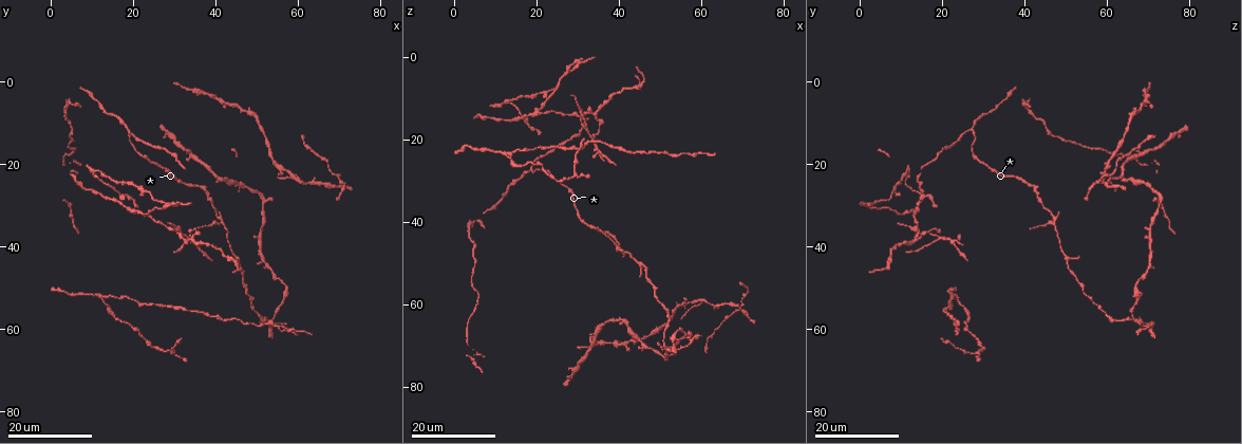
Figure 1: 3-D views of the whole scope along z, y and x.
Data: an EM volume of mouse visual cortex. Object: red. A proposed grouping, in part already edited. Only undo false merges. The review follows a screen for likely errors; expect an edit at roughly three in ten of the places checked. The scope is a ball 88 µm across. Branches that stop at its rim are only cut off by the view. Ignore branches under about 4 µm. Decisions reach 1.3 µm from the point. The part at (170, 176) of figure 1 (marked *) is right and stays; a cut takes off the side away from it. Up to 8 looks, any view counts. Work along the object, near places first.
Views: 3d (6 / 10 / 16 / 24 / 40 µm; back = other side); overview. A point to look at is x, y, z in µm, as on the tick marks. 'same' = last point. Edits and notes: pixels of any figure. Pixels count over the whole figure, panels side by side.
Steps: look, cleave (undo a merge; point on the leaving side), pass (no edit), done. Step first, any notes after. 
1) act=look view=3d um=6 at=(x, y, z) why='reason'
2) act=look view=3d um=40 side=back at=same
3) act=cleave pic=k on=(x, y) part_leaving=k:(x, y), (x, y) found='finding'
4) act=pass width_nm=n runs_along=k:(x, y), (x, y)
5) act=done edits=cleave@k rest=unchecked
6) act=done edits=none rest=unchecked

act=look view=3d um=24 at=(30.0, 37.0, 14.5) why='four-way junction'

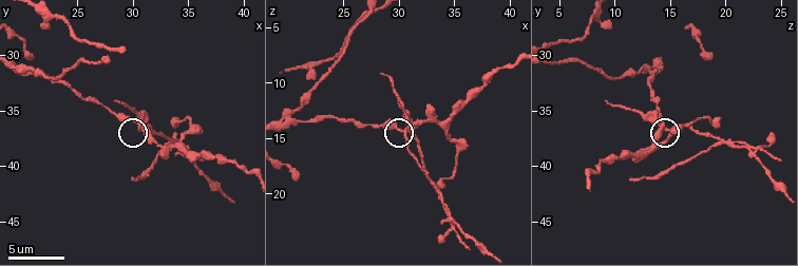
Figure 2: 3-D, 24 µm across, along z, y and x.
act=look view=3d um=10 at=(30.6, 36.8, 14.4)

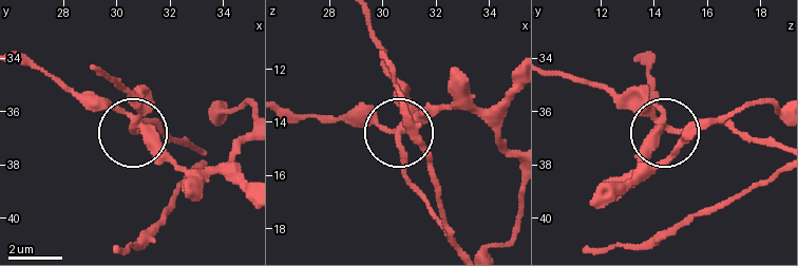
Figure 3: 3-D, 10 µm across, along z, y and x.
act=cleave pic=3 on=(641, 92) found='a second neuron is stuck on'

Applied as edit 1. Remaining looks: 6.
act=look view=3d um=24 at=(18.5, 11.5, 26.5) why='three arms meet'

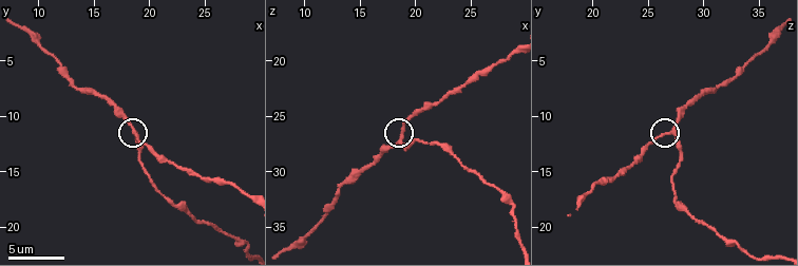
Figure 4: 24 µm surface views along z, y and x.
act=look view=3d um=10 at=(18.6, 11.6, 27.2)

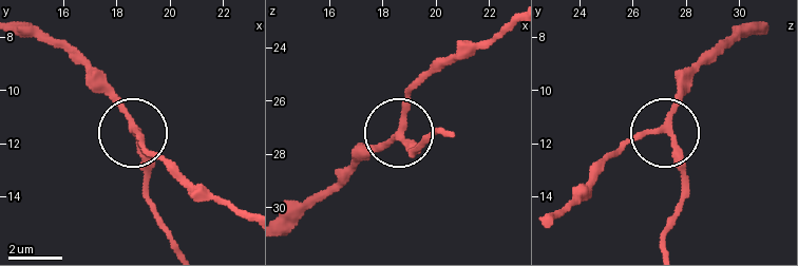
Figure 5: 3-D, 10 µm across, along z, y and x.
act=pass found='one neuron here'

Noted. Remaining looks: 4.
act=look view=3d um=24 at=(70.0, 24.0, 58.5)

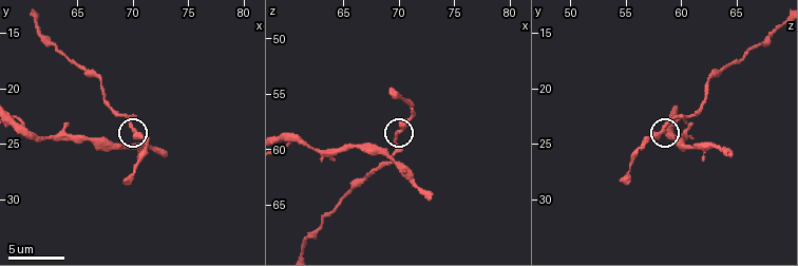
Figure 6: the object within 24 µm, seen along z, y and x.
act=look view=3d um=6 at=(69.8, 23.4, 58.2)

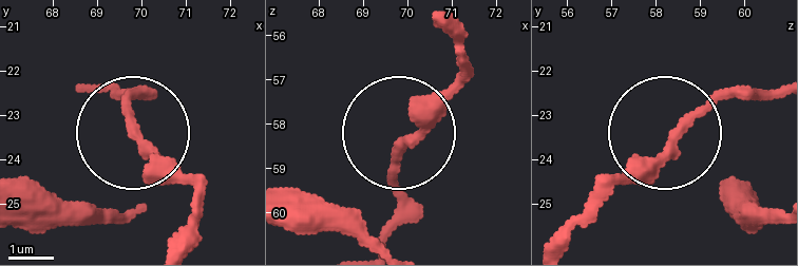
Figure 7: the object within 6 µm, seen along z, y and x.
act=pass found='all the same neuron'

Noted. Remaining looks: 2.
act=look view=3d um=24 at=(41.5, 33.5, 47.0) why='small branch off a trunk'

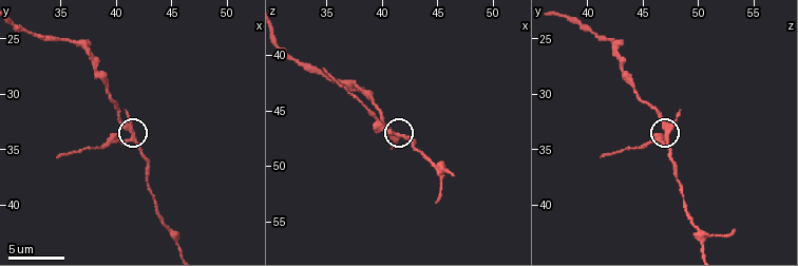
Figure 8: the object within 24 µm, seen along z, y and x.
act=look view=3d um=6 at=(41.4, 34.0, 47.4)

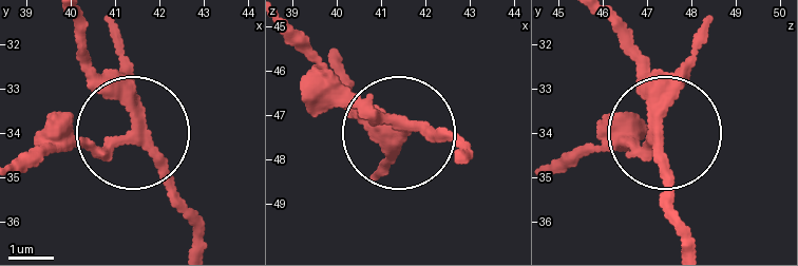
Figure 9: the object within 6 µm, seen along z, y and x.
act=pass arms=3 runs_along=9:(613, 26), (659, 129), (587, 140) found='continuous, no second neuron'

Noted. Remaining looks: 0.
act=done edits=cleave@3 rest=unchecked

